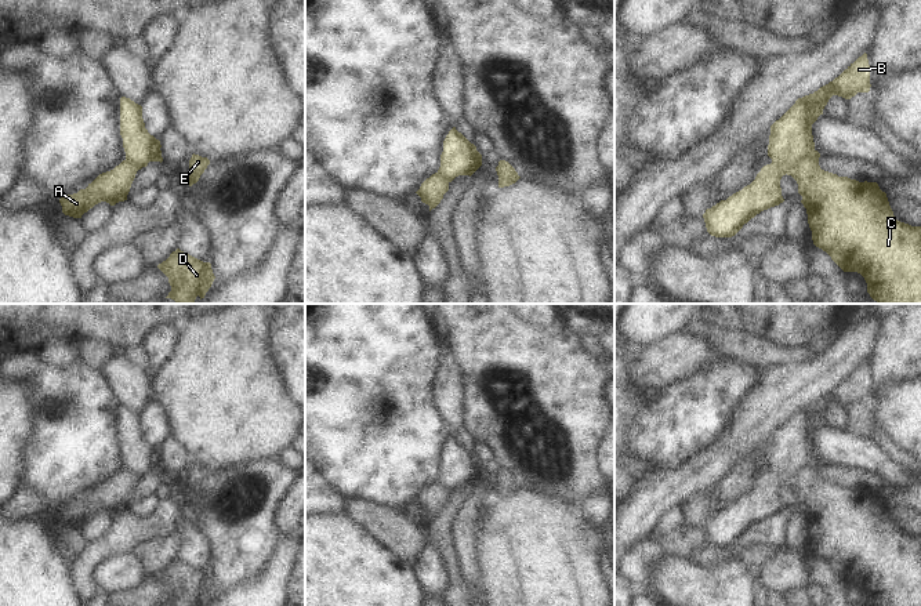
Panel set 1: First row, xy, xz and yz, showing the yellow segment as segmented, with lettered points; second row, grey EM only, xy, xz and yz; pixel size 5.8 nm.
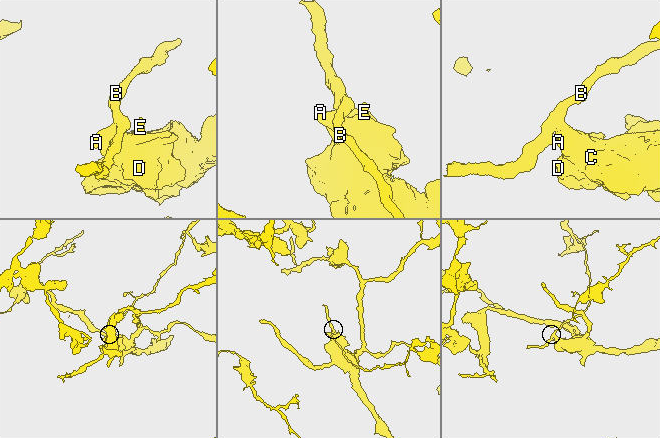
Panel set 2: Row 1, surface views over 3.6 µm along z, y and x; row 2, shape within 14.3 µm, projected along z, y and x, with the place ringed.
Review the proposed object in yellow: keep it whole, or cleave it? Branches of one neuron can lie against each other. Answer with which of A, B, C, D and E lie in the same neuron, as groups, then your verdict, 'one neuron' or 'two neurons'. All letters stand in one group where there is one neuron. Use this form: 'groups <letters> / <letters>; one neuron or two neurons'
groups A C D E / B; two neurons

